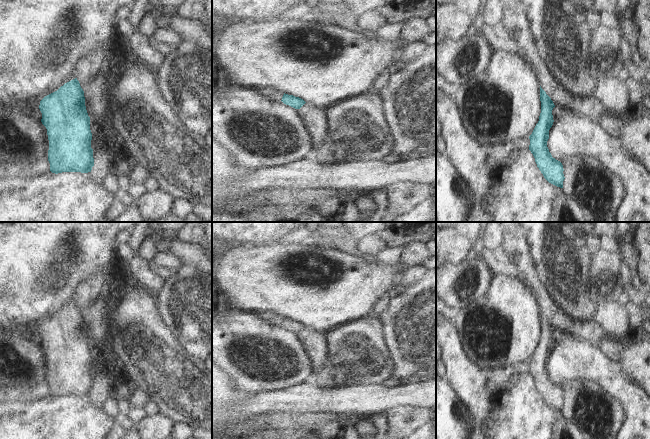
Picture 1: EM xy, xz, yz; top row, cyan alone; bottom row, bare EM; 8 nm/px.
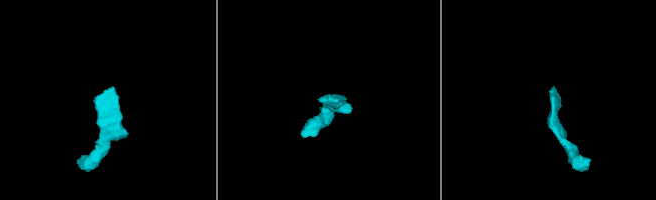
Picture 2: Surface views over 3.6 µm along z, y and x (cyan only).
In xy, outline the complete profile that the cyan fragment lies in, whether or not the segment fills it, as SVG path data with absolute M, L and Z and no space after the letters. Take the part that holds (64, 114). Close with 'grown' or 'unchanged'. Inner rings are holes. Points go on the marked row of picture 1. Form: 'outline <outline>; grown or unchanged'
outline M76 73L65 78L57 91L45 96L39 109L49 140L50 171L91 172L94 158L90 117Z; grown

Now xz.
outline M272 87L264 88L262 92L270 99L273 99L275 101L282 101L284 104L289 105L295 109L300 109L306 103L303 99L299 97L285 94L281 90Z; grown

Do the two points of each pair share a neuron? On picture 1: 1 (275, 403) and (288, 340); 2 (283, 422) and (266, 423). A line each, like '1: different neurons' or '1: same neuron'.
1: different neurons
2: same neuron

